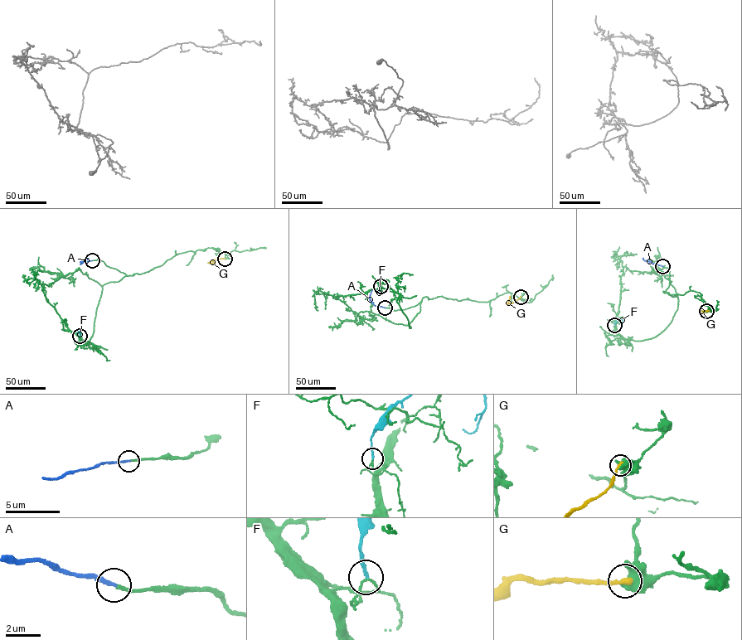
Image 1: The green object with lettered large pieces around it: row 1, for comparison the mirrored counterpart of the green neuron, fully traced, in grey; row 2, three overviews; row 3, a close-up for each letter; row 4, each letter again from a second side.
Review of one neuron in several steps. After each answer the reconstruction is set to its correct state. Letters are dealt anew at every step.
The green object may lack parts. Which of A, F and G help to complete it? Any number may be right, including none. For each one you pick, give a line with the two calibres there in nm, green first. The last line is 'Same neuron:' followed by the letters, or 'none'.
A: 180 nm thick on the green side, 220 nm on the other
Same neuron: A

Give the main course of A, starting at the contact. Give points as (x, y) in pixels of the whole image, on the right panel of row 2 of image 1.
A: (662, 266), (643, 258)

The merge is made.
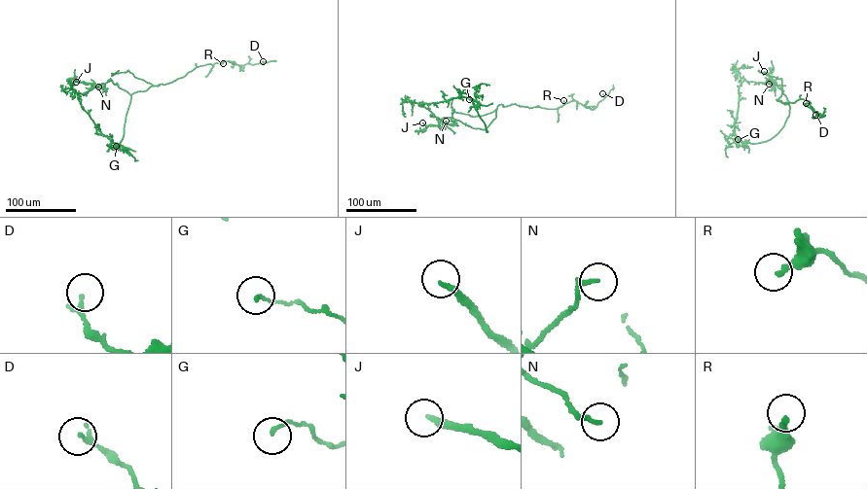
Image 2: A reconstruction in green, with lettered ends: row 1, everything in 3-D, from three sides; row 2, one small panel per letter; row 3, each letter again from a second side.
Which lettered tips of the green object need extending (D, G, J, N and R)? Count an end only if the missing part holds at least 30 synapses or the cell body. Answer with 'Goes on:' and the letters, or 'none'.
Goes on: J

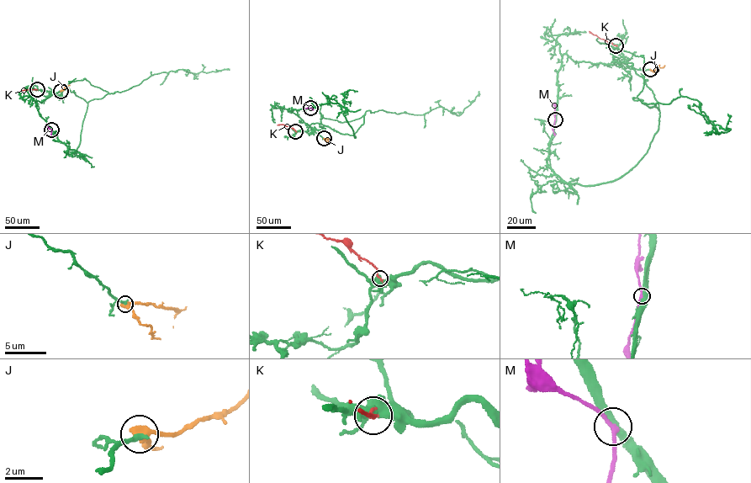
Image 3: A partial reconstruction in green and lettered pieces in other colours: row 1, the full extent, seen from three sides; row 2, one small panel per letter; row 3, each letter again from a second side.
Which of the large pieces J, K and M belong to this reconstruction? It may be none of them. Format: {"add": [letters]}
{"add": ["J"]}

